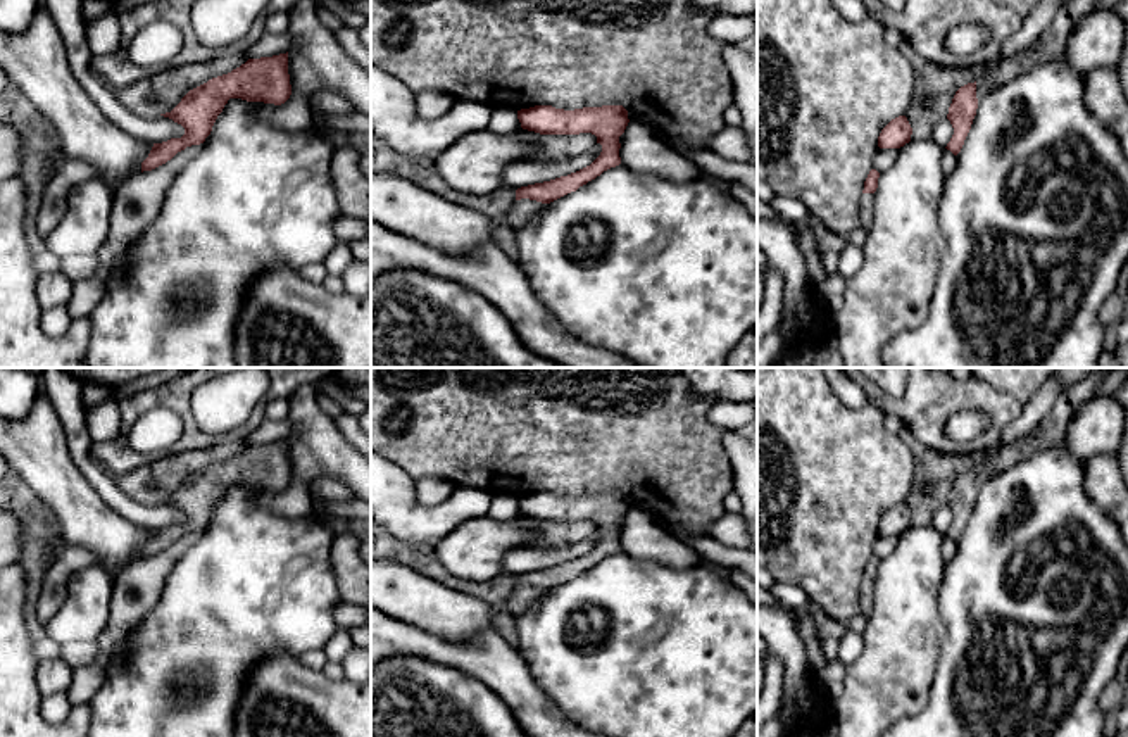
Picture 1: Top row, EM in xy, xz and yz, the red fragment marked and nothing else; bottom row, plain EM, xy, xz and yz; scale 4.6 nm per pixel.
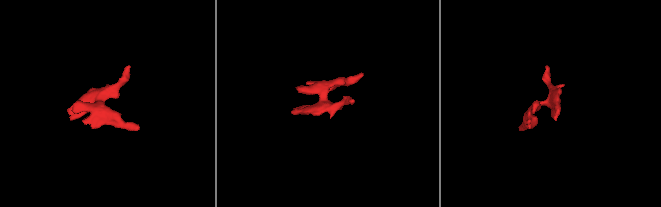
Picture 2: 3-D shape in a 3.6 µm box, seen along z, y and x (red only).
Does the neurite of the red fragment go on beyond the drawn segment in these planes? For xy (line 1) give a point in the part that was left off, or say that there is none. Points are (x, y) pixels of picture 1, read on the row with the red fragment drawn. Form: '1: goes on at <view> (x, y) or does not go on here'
1: does not go on here

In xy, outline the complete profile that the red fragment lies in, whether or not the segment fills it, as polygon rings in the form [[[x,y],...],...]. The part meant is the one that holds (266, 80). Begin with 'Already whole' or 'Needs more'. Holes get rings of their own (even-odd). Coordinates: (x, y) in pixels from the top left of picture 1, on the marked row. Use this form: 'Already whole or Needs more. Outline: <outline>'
Already whole. Outline: [[[288,52],[248,59],[231,72],[209,79],[190,90],[171,112],[160,114],[181,124],[185,135],[154,143],[141,173],[166,164],[186,147],[204,143],[229,98],[281,105],[290,95]]]

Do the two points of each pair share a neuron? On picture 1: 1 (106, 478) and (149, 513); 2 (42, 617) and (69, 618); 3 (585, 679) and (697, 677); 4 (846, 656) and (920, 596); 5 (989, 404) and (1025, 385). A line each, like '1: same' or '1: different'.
1: same
2: different
3: same
4: different
5: different

